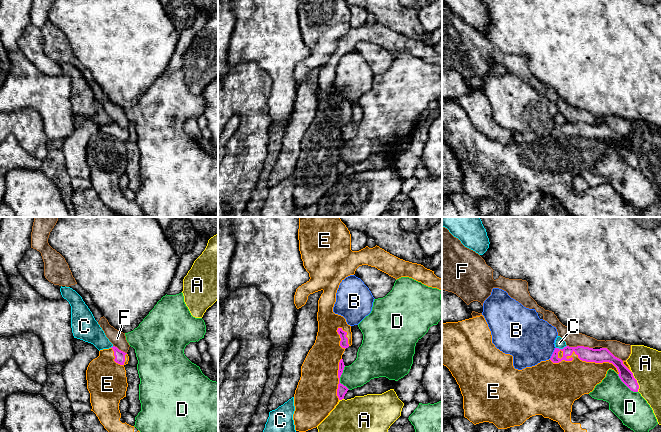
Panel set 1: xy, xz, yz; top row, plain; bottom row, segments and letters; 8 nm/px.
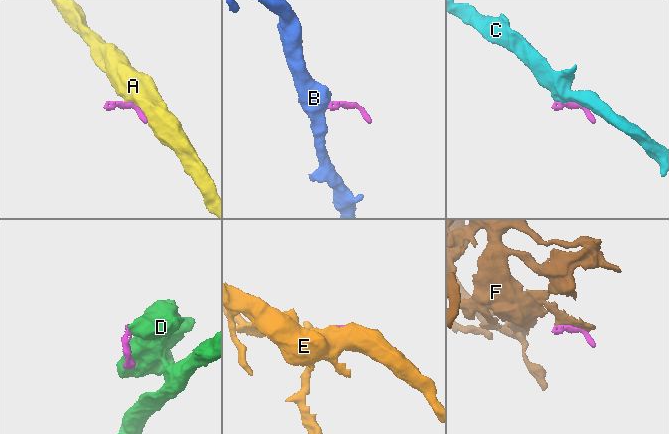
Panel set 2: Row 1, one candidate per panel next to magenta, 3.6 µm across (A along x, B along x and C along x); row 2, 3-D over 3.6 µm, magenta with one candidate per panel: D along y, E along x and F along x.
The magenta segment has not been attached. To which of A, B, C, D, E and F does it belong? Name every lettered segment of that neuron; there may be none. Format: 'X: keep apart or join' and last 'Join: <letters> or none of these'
A: keep apart
B: keep apart
C: keep apart
D: keep apart
E: join
F: keep apart
Join: E

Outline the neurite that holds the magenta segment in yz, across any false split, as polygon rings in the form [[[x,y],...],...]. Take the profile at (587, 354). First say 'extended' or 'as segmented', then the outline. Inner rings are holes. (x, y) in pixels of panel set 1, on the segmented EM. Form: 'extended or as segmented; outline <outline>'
extended; outline [[[480,315],[458,322],[442,323],[442,364],[449,369],[459,385],[463,396],[464,417],[474,425],[489,422],[498,429],[507,429],[522,425],[532,416],[542,415],[556,421],[564,432],[634,432],[609,409],[599,408],[583,416],[577,416],[572,411],[574,401],[592,392],[606,377],[609,369],[614,370],[631,391],[638,392],[639,385],[627,362],[615,357],[607,348],[555,348],[549,360],[518,370],[513,366],[513,356],[503,353],[492,343],[491,331],[484,316]]]

